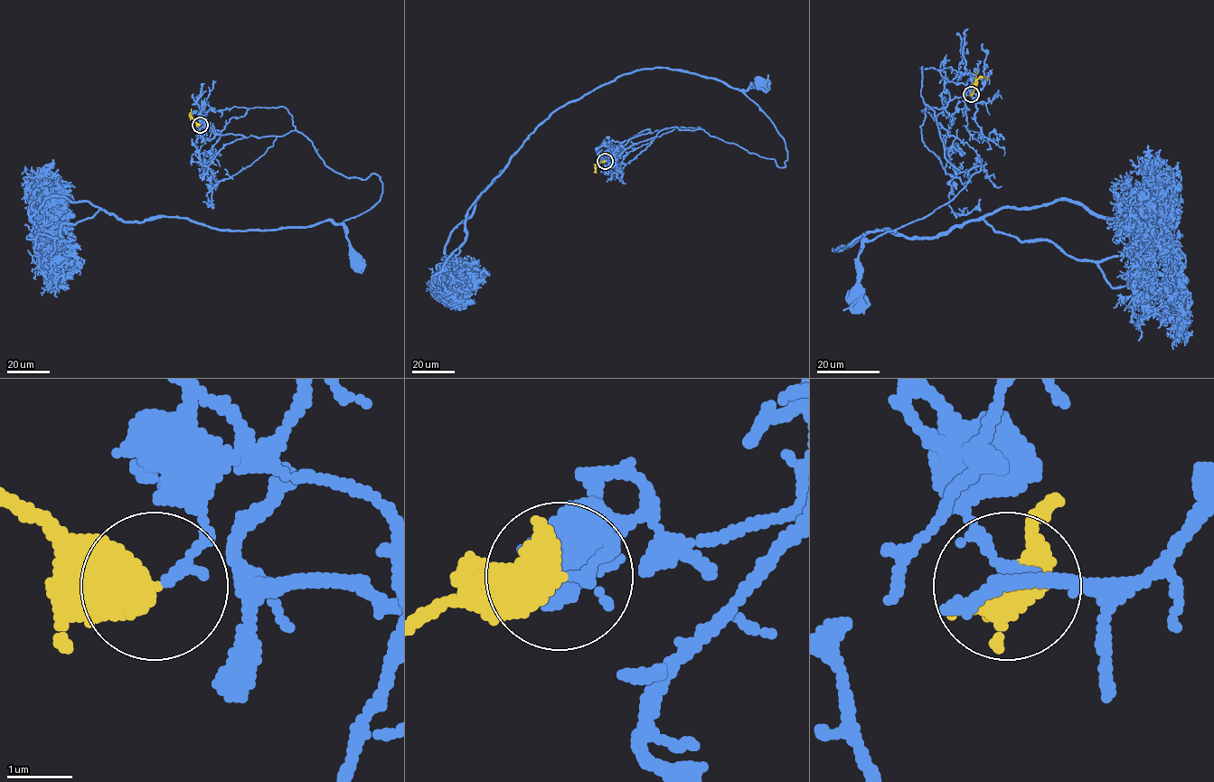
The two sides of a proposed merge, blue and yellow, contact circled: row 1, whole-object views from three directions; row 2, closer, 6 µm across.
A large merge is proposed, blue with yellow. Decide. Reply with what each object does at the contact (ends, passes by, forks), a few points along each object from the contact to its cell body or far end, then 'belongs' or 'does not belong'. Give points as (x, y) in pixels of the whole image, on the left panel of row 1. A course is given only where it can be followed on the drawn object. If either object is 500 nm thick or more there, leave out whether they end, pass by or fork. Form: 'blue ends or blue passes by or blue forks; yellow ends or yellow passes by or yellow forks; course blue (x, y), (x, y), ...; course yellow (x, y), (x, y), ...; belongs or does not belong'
course blue (200, 125), (248, 137), (297, 130), (336, 172), (380, 175), (380, 200), (339, 223), (355, 262); course yellow (200, 125), (191, 113), (189, 116); belongs

